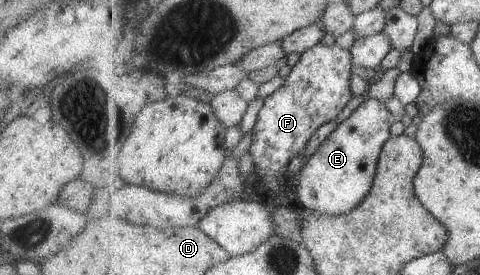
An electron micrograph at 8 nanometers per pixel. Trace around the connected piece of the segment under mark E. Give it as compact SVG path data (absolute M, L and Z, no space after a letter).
M365 98L365 101L353 111L335 130L320 144L314 155L311 155L297 175L296 190L293 202L309 208L313 213L338 217L353 212L374 188L378 174L378 164L383 147L392 137L392 126L396 117L387 110L385 103L377 99Z

